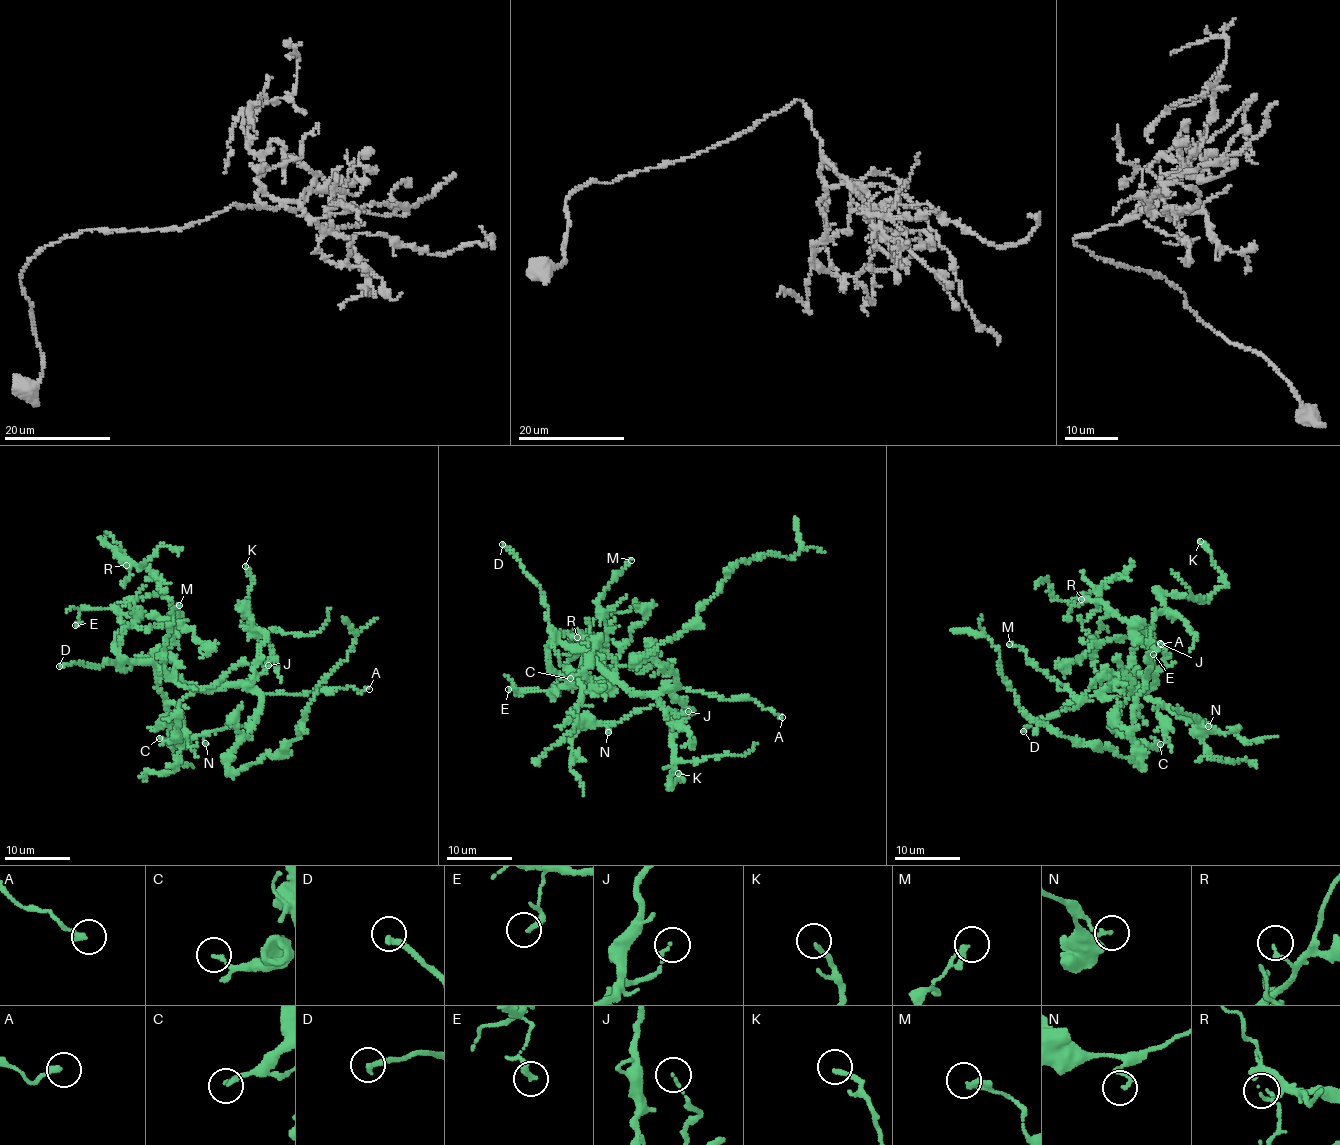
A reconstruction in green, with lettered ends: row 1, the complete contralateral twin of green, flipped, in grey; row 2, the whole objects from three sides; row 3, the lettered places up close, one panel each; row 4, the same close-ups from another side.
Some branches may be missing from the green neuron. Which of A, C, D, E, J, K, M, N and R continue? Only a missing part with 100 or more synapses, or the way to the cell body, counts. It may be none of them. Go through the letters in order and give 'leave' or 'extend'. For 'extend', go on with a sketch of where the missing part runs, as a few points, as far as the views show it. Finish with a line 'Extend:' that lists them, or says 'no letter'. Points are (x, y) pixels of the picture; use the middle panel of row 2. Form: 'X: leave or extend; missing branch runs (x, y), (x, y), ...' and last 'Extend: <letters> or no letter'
A: leave
C: leave
D: extend
E: leave
J: leave
K: leave
M: leave
N: leave
R: leave
Extend: D

